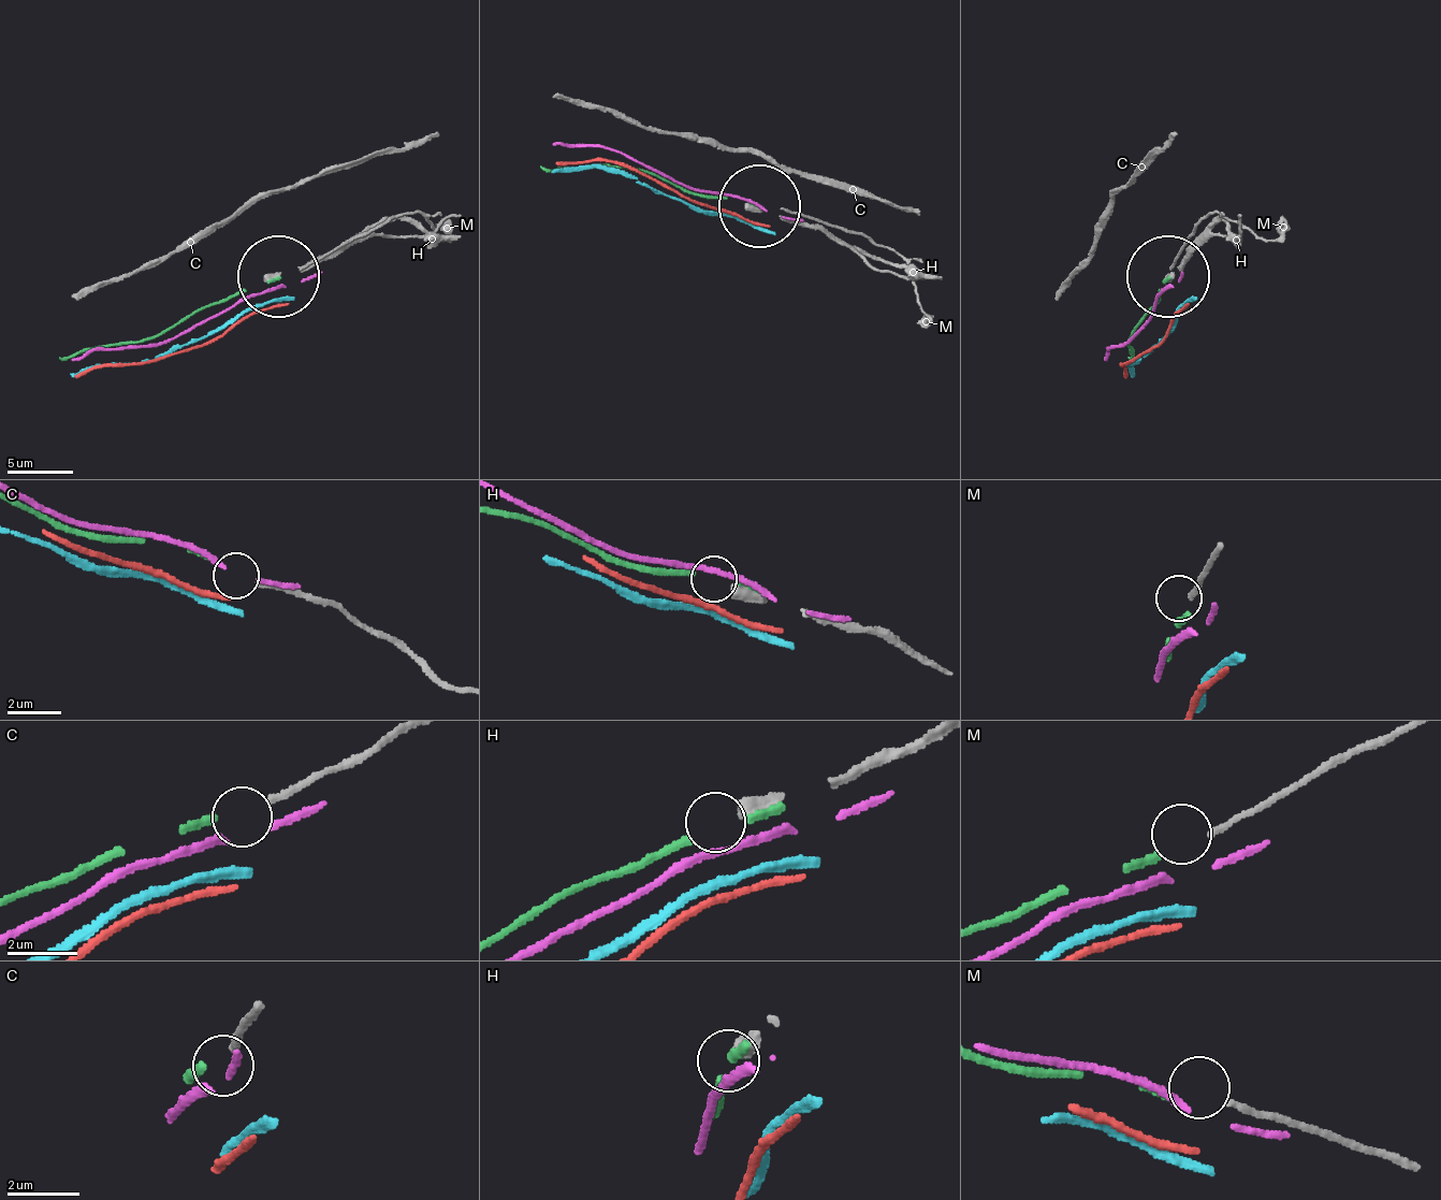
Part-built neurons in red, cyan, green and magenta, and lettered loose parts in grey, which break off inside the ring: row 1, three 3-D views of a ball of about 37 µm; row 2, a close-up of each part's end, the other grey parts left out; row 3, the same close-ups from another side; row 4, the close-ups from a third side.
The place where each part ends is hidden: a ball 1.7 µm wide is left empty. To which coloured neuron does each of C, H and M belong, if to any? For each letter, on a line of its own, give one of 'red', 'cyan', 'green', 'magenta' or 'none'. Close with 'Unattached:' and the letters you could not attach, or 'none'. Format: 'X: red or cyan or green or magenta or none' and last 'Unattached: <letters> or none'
C: green
H: none
M: none
Unattached: H, M

